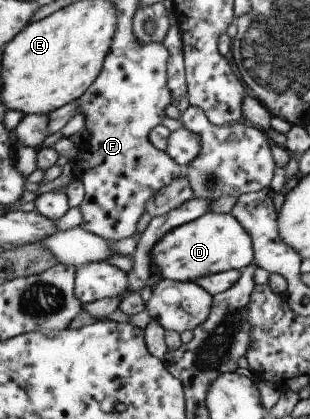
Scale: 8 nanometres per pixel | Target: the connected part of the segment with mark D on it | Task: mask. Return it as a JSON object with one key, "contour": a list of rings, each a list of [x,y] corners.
{"contour":[[[206,212],[156,240],[149,251],[150,279],[194,282],[195,279],[246,268],[253,259],[251,239],[232,214]]]}

